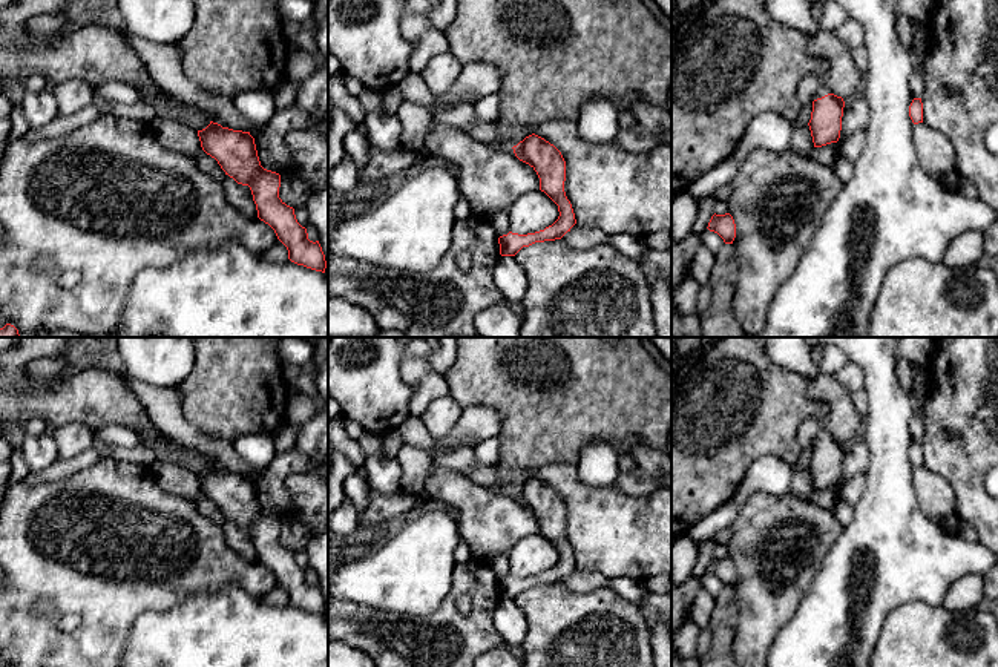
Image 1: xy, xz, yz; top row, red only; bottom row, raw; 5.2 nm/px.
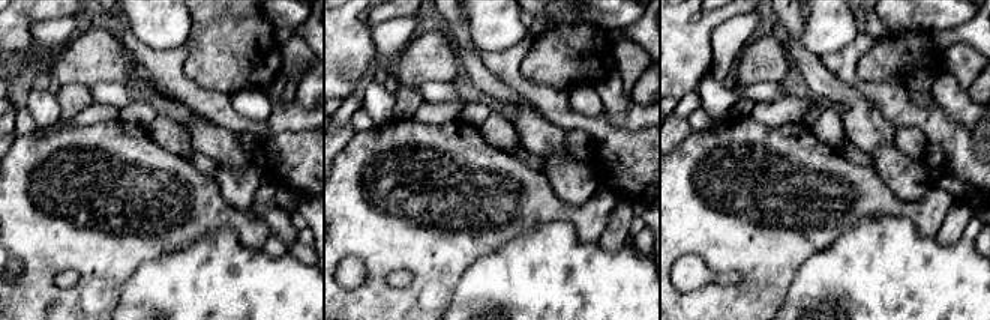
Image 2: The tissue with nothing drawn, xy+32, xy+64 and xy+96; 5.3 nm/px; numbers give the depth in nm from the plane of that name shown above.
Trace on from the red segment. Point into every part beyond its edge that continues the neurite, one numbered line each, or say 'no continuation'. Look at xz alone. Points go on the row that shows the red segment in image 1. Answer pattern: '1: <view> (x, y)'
no continuation

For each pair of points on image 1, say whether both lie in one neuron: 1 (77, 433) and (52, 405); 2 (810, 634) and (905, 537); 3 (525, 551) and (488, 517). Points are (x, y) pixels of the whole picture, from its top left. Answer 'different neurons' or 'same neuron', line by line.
1: different neurons
2: same neuron
3: different neurons

